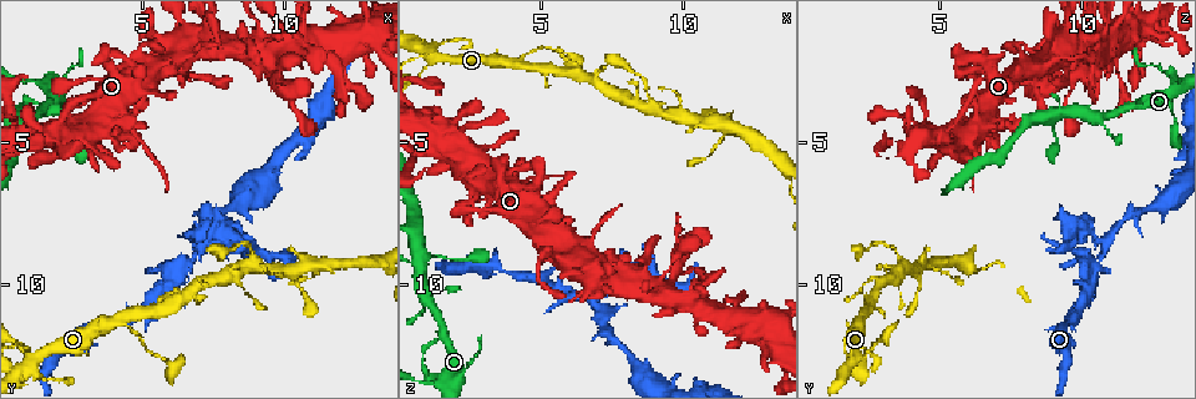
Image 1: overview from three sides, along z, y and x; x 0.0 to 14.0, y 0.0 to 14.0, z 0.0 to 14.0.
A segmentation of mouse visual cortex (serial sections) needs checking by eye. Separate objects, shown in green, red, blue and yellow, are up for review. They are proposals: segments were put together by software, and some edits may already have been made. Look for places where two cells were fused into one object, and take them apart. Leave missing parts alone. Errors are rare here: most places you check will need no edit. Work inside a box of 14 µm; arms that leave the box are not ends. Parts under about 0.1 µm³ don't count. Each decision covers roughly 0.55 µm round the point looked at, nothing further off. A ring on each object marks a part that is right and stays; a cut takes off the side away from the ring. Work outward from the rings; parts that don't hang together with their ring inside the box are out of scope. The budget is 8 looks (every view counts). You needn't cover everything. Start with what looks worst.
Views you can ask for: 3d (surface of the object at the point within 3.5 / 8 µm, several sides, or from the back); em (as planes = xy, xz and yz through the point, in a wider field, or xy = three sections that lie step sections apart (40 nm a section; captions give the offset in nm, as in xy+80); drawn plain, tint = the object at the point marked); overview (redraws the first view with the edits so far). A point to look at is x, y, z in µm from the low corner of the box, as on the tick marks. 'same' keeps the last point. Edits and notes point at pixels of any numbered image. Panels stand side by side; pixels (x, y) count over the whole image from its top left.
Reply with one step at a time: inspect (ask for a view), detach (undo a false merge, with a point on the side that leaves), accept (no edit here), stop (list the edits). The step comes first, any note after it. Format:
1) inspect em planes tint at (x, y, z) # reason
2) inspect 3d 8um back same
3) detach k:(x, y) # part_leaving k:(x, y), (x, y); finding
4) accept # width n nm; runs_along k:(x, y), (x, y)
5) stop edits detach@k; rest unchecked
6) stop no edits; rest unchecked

inspect em xy step 2 tint at (7.3, 8.0, 10.0) # thick turns thin

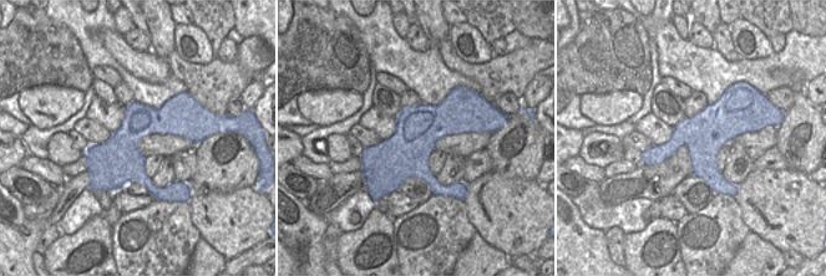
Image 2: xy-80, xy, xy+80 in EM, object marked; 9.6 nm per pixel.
inspect 3d 3.5um same # see where the arms go

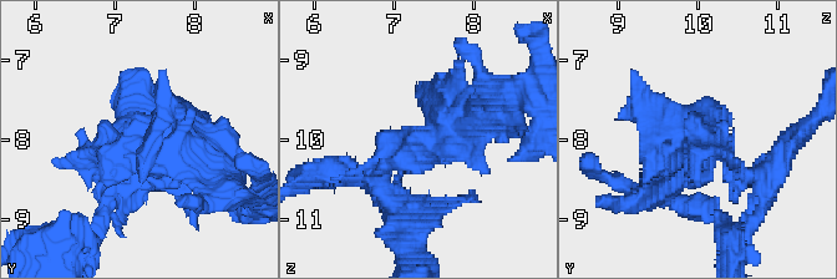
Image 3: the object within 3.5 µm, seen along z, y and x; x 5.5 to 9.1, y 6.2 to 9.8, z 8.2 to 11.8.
accept # width 440 nm; runs_along 2:(748, 128), (687, 133), (645, 157); continuous, no second cell

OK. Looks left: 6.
inspect 3d 3.5um at (1.1, 12.7, 1.9) # four-way junction

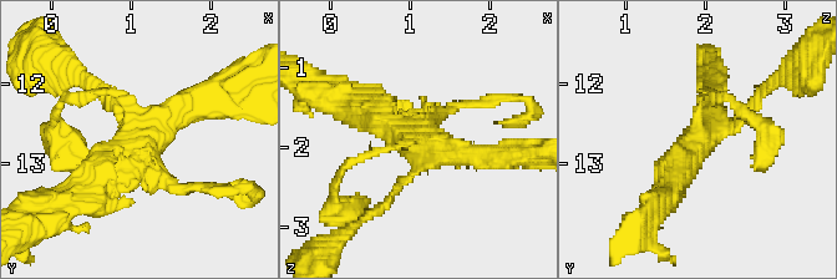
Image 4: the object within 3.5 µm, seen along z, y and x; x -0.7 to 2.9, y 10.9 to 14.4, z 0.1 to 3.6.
inspect em xy step 5 tint at (1.15, 12.65, 1.95) # shape alone is not enough

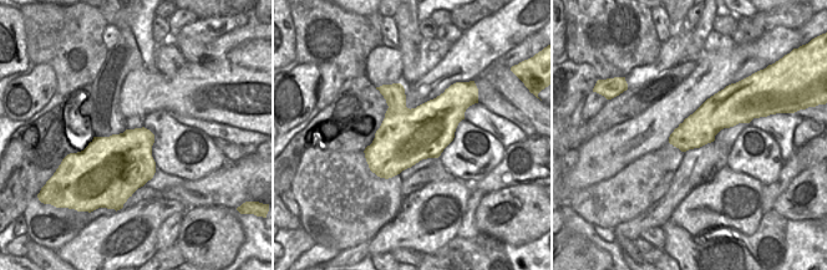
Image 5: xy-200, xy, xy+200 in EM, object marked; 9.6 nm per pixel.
accept # width 550 nm; runs_along 4:(214, 89), (137, 135), (84, 188); all the same cell

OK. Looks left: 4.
inspect 3d 3.5um at (5.1, 12.2, 1.7) # a narrow waist

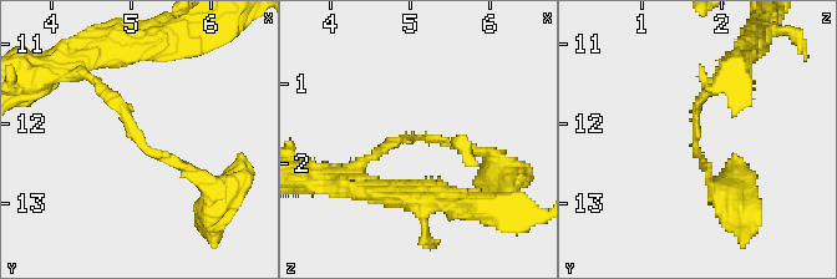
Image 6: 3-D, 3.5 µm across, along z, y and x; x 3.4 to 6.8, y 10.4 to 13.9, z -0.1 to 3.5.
inspect em xy step 2 tint at (5.10, 12.15, 1.65) # arm_widths 100, 150 nm; shape alone is not enough

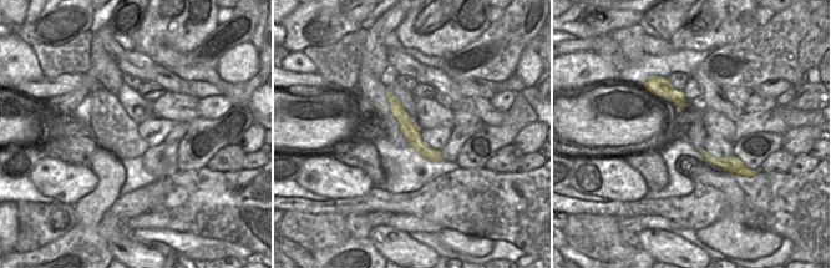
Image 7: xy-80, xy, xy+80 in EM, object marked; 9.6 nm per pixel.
accept # runs_along 7:(391, 99), (414, 140), (436, 158); one cell here

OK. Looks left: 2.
stop no edits; rest unchecked

